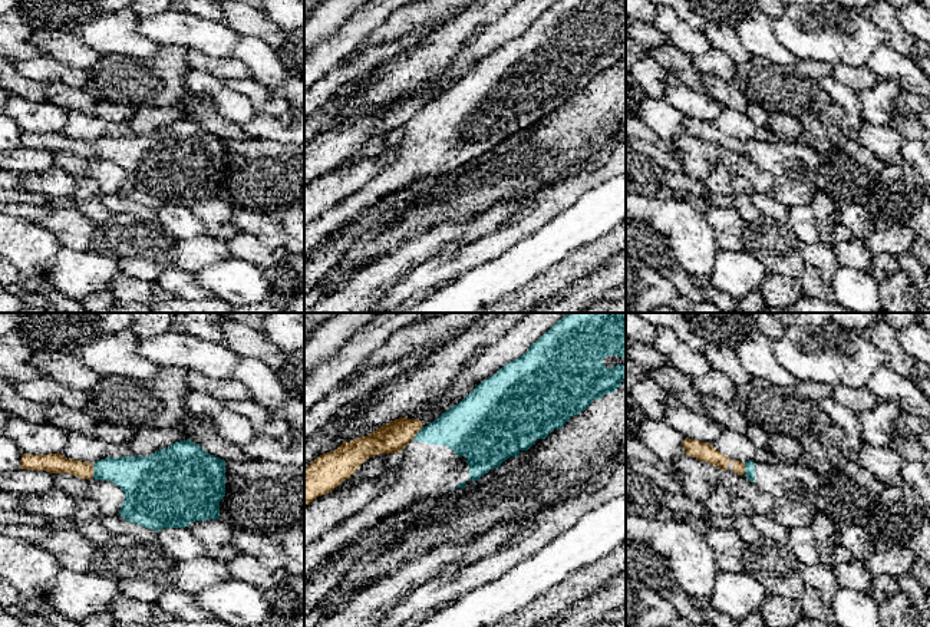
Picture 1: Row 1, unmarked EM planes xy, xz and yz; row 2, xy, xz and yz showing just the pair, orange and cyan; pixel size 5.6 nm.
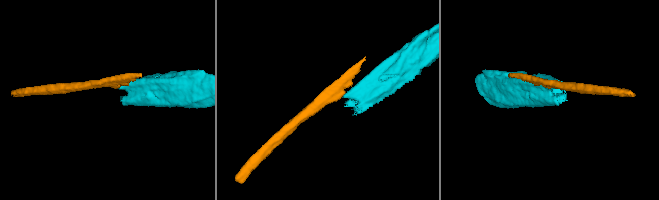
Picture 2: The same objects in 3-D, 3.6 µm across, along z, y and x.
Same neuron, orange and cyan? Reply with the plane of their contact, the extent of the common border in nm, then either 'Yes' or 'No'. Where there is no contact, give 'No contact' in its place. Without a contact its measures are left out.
Touches orange in xy. Shared border 70 nm. No

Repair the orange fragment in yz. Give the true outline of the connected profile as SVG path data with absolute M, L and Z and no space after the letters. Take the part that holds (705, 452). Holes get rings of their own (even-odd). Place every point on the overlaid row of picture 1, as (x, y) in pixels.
M685 439L683 448L687 456L696 458L698 461L708 462L722 471L735 472L738 475L745 475L745 463L736 459L731 459L716 451L712 443L703 443L696 439Z

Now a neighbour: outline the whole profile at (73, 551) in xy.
M75 528L52 531L39 545L56 557L62 570L79 574L89 572L96 548Z

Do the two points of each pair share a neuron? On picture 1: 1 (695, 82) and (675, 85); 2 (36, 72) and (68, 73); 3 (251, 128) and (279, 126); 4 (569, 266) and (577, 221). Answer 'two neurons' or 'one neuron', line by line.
1: two neurons
2: one neuron
3: one neuron
4: two neurons

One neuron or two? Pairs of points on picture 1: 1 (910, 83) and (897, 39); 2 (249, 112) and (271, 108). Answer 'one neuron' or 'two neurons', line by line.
1: two neurons
2: two neurons

